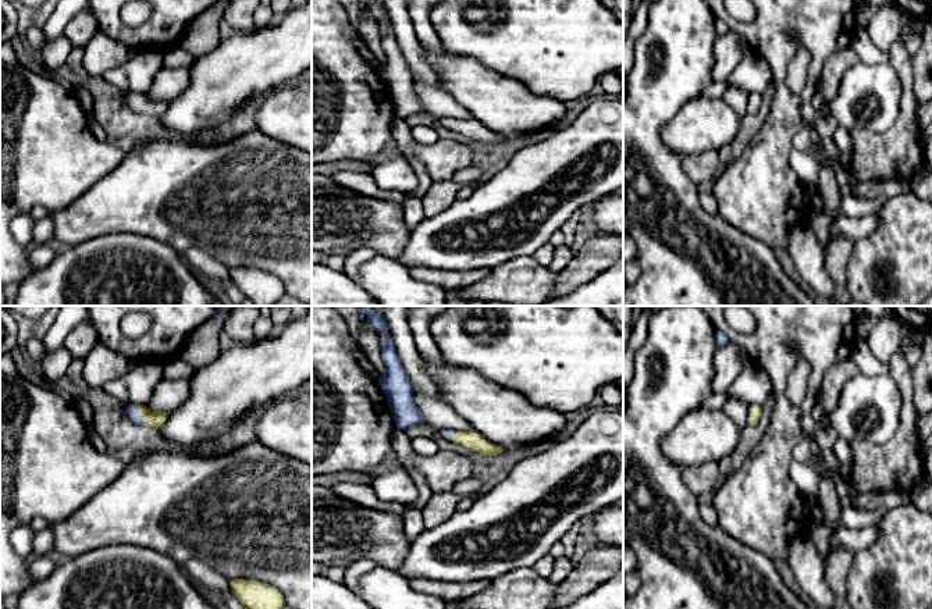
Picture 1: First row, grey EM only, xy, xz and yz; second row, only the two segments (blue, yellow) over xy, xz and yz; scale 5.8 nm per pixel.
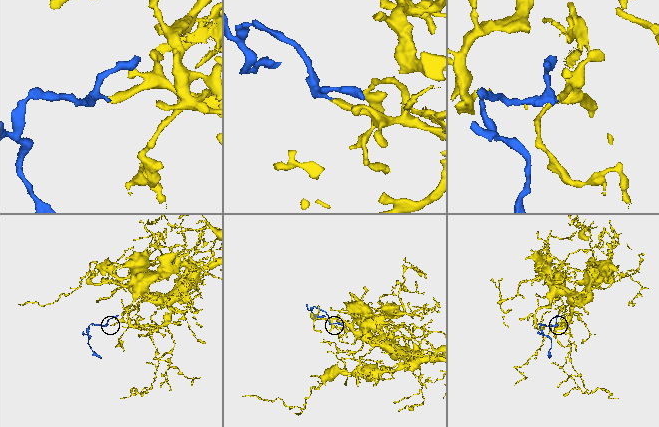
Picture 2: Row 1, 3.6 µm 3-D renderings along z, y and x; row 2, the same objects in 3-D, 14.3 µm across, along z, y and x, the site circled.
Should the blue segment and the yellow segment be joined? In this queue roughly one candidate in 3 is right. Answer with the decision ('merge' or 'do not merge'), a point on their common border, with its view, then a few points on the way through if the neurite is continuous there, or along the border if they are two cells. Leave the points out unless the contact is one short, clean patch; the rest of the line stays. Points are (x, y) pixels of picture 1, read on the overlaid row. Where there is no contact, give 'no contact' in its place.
merge; contact xy (141, 415); way xy (132, 410), (141, 415), (153, 419)

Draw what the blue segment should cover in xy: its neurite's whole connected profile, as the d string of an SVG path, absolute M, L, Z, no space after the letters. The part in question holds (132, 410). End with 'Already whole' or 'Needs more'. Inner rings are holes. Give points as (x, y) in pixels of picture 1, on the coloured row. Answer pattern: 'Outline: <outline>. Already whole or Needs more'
Outline: M128 405L127 413L134 423L156 428L159 428L170 414L170 412L152 412L145 405Z. Needs more

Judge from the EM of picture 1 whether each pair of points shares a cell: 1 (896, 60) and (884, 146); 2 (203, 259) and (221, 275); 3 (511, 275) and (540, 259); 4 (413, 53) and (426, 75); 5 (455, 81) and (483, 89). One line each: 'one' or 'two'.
1: one
2: one
3: two
4: one
5: one

